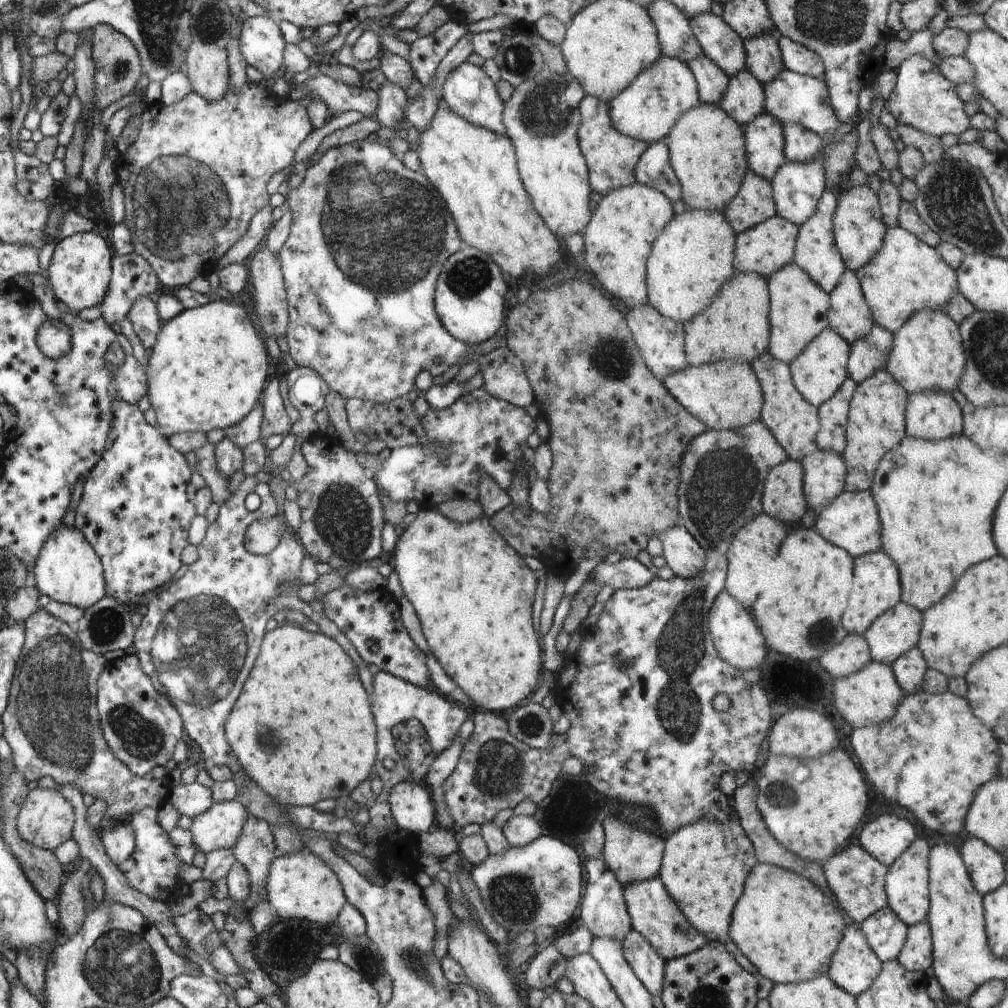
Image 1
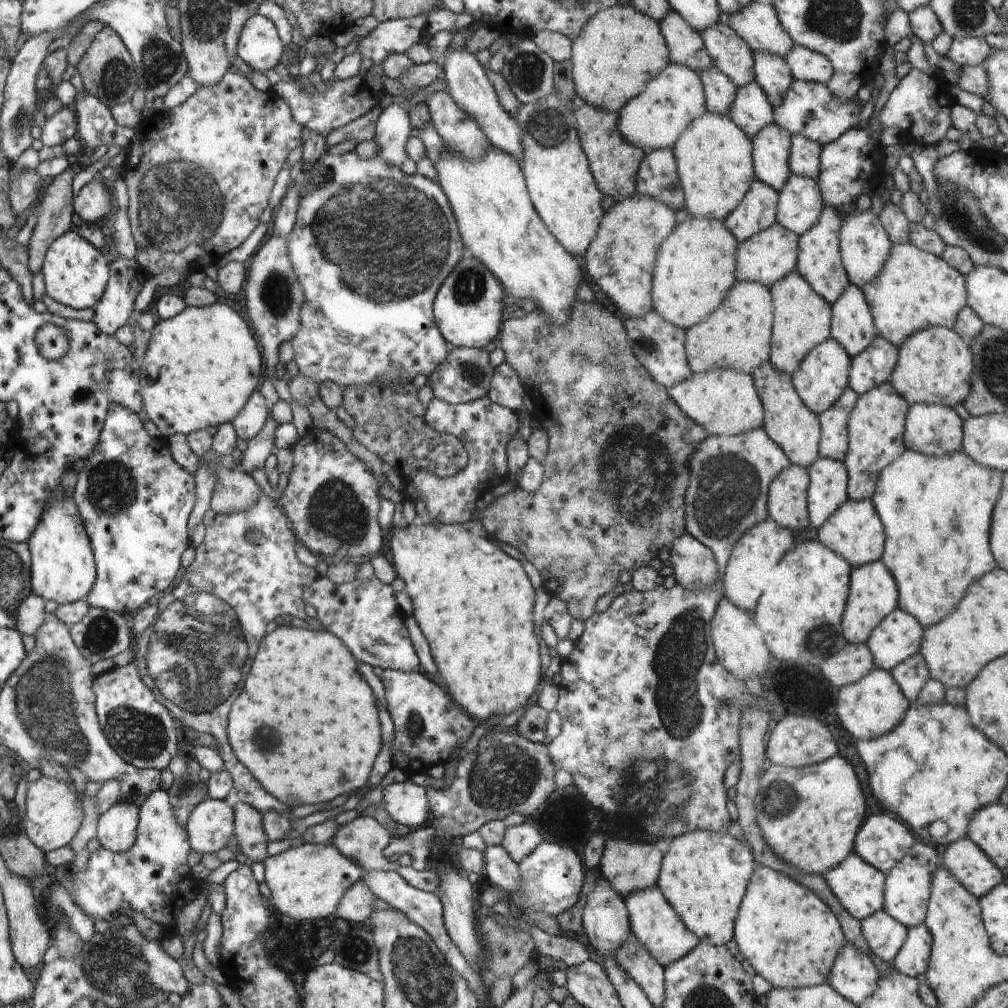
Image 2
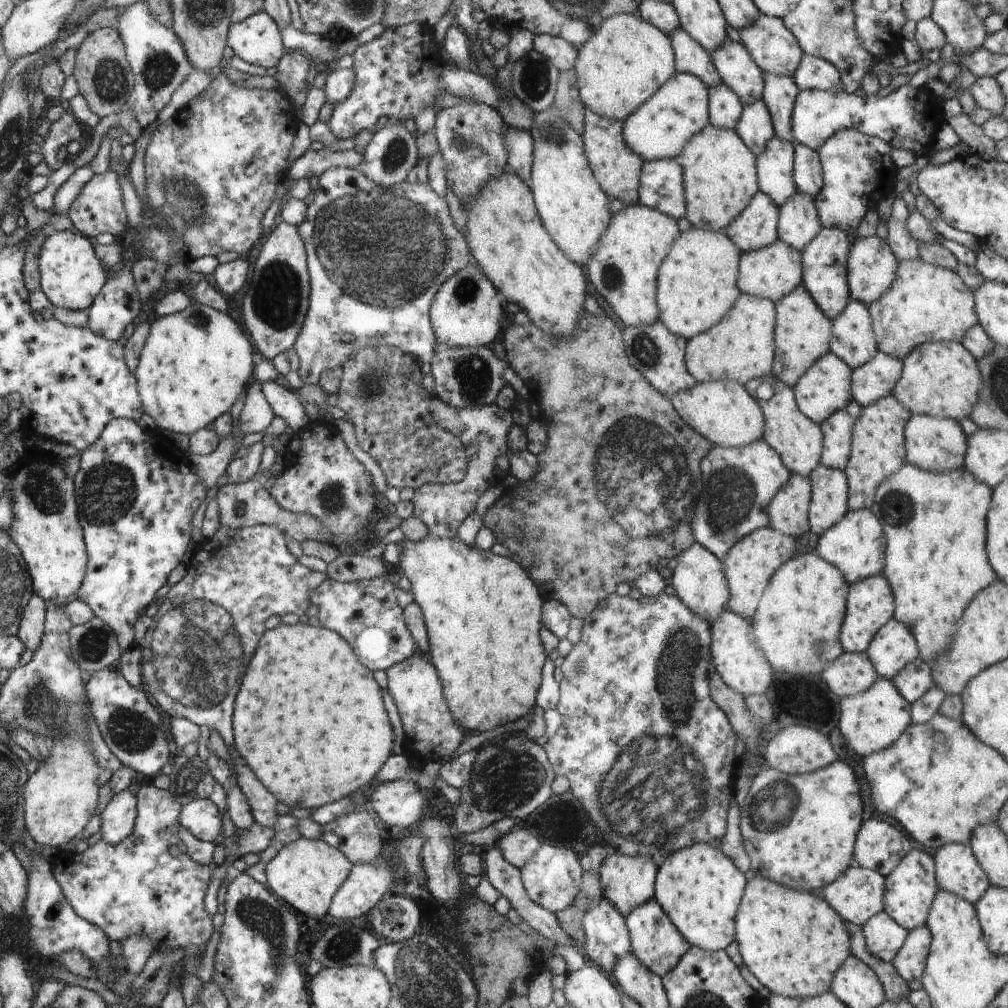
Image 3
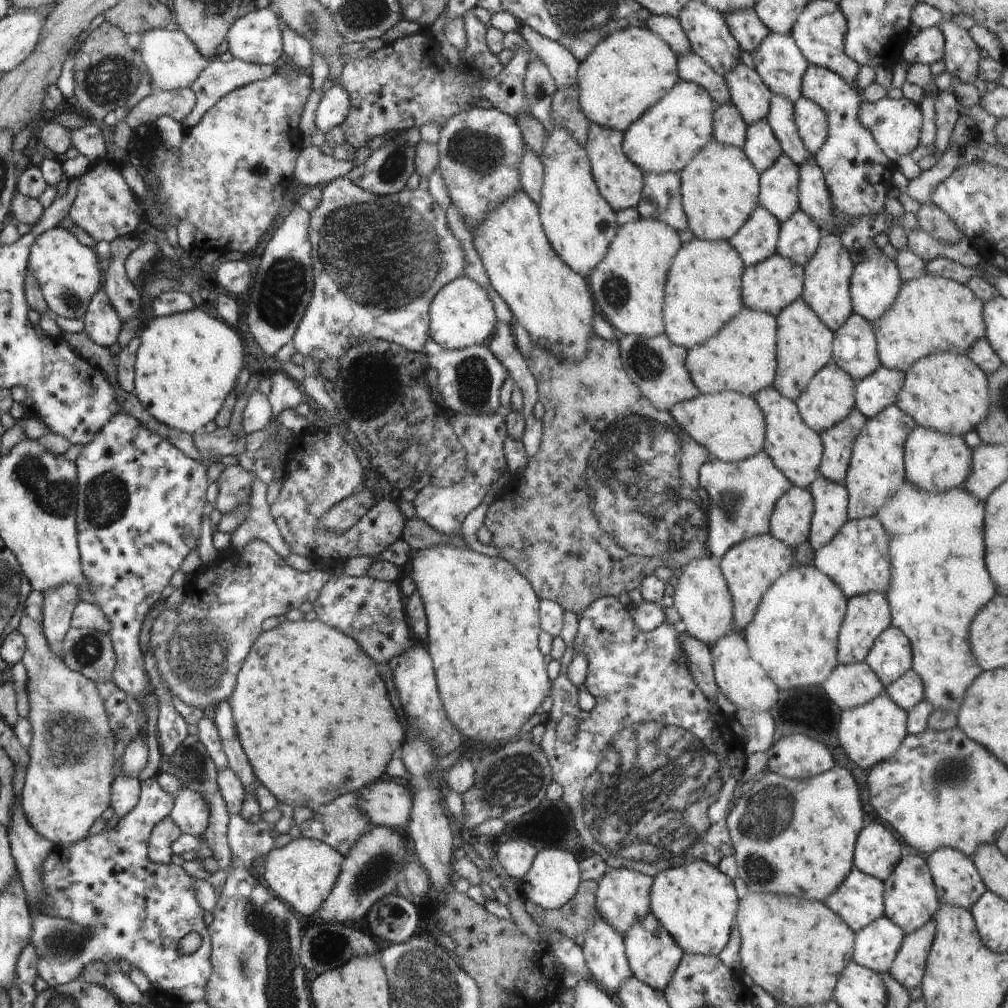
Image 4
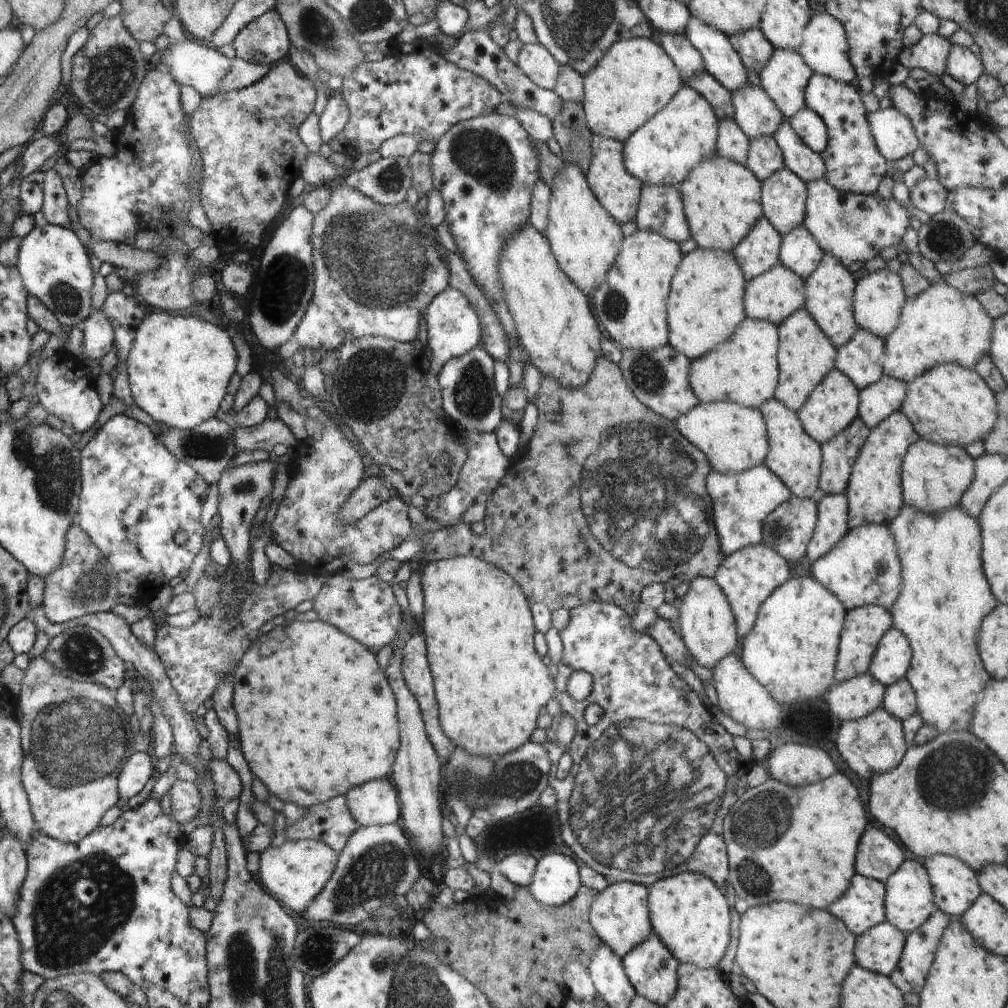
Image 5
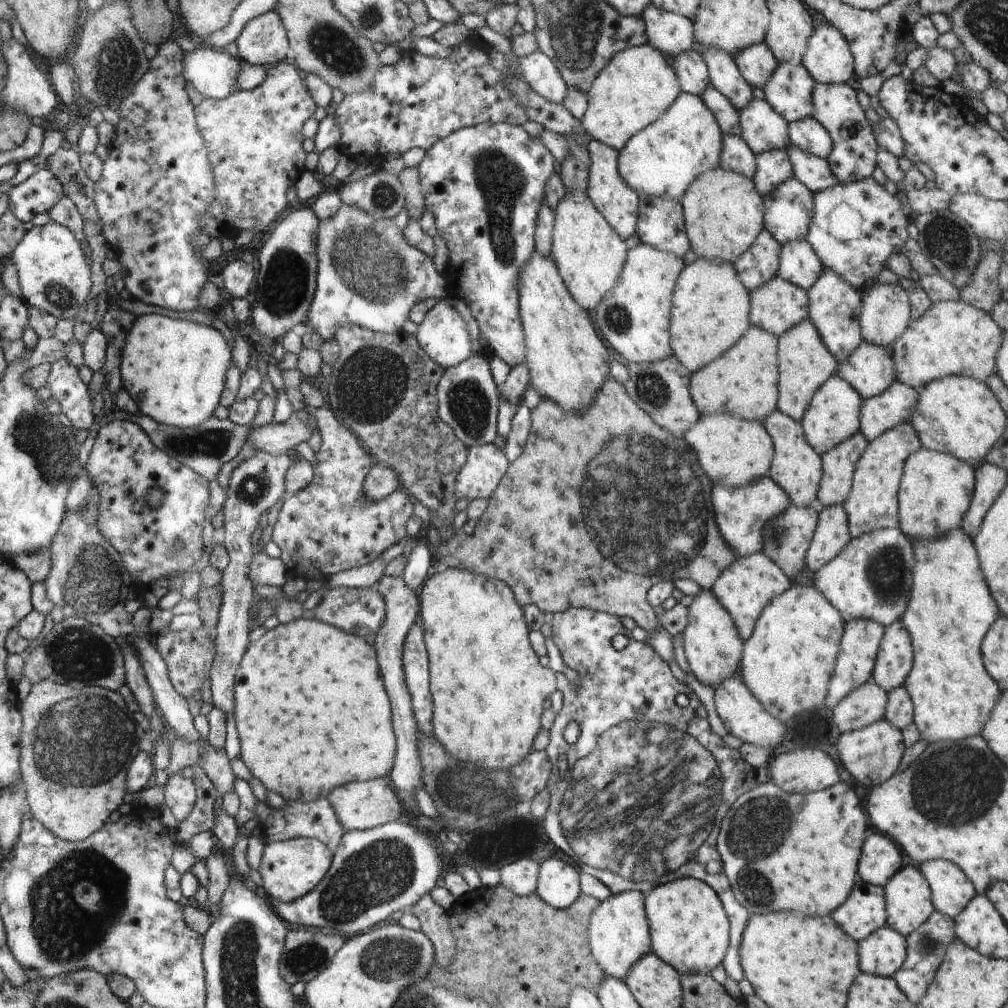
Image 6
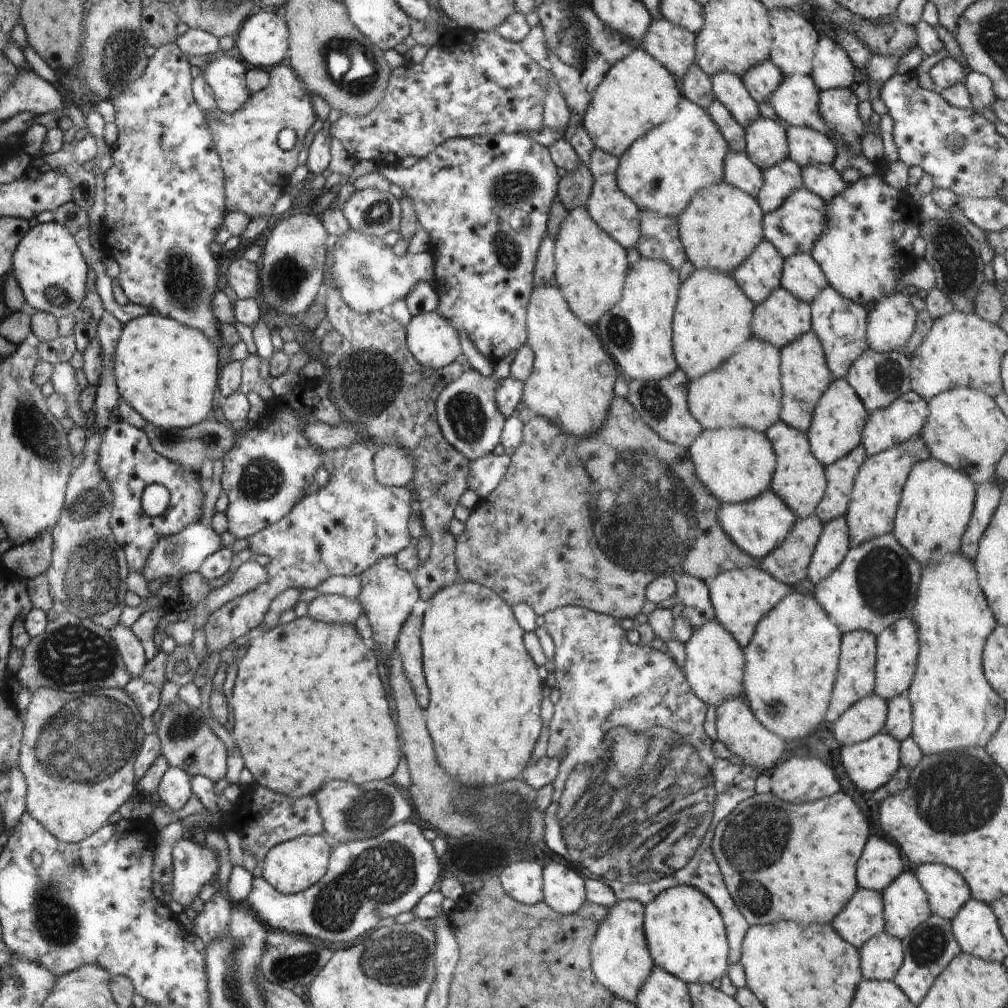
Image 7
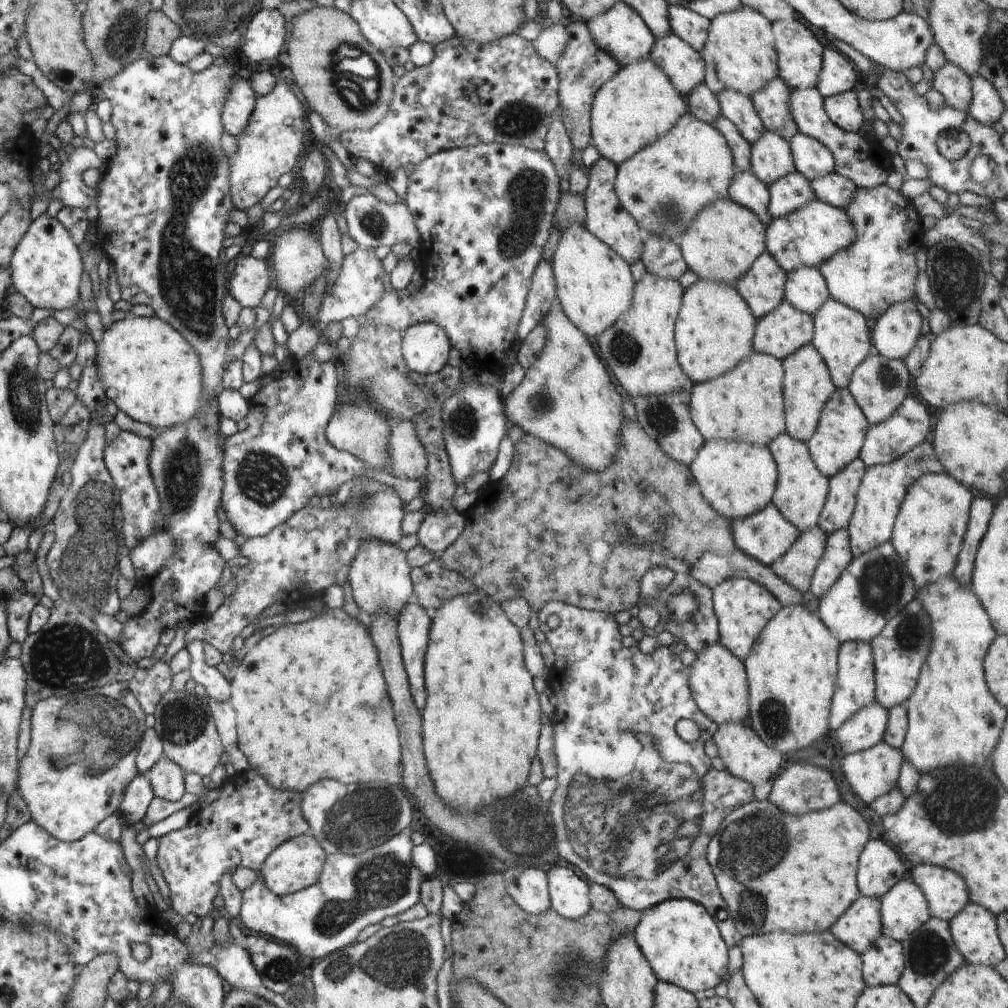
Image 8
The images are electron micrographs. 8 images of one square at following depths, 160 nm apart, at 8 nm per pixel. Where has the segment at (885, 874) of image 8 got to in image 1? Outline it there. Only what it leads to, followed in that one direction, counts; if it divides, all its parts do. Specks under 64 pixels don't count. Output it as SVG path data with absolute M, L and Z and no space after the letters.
M888 811L866 823L857 836L861 847L889 867L917 839L914 827L899 811Z

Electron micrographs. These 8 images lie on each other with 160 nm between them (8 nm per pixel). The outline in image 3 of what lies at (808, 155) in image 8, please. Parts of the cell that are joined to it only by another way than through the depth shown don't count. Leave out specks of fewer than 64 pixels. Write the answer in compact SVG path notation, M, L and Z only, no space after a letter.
M909 82L885 97L858 93L834 94L828 91L799 91L793 106L792 134L794 142L817 151L827 138L839 130L856 129L864 134L878 137L891 148L906 149L924 156L934 150L935 134L946 123L941 109L942 95L930 88L912 88Z

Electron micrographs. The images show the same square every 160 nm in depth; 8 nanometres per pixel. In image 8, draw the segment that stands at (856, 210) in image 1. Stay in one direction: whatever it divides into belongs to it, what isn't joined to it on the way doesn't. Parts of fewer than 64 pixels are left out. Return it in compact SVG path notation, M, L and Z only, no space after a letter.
M913 301L888 307L875 321L872 330L874 352L889 359L904 360L921 335L922 316Z

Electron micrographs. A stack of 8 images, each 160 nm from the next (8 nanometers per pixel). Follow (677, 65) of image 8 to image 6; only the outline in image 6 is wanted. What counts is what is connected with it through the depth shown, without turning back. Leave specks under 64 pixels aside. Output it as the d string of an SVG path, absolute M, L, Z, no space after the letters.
M650 4L644 9L642 20L645 22L647 44L667 58L695 49L693 21L689 18Z

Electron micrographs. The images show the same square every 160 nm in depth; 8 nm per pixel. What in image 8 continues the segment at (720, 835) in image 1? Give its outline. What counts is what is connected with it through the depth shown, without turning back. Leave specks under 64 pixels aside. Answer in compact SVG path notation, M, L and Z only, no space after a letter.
M670 899L641 913L642 918L634 929L633 937L658 981L679 986L698 996L707 988L714 988L727 980L729 948L715 919L700 903Z

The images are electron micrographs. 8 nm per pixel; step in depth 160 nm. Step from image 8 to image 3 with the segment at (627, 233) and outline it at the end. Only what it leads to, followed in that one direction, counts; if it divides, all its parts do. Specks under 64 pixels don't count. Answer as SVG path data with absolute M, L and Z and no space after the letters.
M585 108L584 132L581 137L590 168L610 200L621 200L624 205L635 205L639 202L640 173L643 160L625 143L623 122L599 114Z

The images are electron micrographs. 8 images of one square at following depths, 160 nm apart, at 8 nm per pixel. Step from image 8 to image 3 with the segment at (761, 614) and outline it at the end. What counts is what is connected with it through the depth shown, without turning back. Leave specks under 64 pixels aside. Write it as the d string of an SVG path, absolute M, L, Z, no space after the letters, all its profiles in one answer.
M768 526L752 531L728 550L723 560L723 569L729 588L729 609L734 614L748 621L752 620L764 589L774 573L780 570L788 559L797 555L796 542L793 539Z

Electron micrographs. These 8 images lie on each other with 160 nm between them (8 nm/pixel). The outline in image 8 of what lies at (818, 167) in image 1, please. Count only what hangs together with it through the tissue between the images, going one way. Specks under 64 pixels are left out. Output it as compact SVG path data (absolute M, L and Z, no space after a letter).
M801 266L799 269L787 272L785 300L800 312L814 316L830 298L826 281L818 269Z

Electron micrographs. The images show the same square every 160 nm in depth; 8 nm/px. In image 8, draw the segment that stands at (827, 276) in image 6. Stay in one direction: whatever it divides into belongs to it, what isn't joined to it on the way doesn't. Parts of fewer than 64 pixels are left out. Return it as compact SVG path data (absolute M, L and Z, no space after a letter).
M828 299L813 316L812 344L828 367L832 382L838 389L846 389L856 367L872 352L872 330L869 320L857 310Z

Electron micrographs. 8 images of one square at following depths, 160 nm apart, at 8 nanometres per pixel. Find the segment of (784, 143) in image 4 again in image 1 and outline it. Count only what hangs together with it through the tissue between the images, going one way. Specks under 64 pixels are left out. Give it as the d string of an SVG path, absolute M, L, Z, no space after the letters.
M768 32L743 39L746 49L745 69L750 71L762 85L774 81L780 72L786 69L777 39L778 35Z

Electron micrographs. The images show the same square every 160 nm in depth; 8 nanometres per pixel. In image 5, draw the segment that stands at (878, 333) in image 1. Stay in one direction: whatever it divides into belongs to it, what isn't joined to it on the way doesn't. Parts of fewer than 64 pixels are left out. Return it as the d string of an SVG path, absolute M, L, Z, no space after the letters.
M884 375L874 385L859 389L858 418L873 429L894 411L901 410L906 393L906 382Z

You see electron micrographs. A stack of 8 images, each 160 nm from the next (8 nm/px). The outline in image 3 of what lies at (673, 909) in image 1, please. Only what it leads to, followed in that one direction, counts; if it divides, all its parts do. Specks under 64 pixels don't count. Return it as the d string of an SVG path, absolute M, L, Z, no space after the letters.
M654 898L643 905L637 906L625 918L625 923L631 940L631 952L648 970L651 970L660 978L670 972L690 948L689 942L672 924L664 909Z

